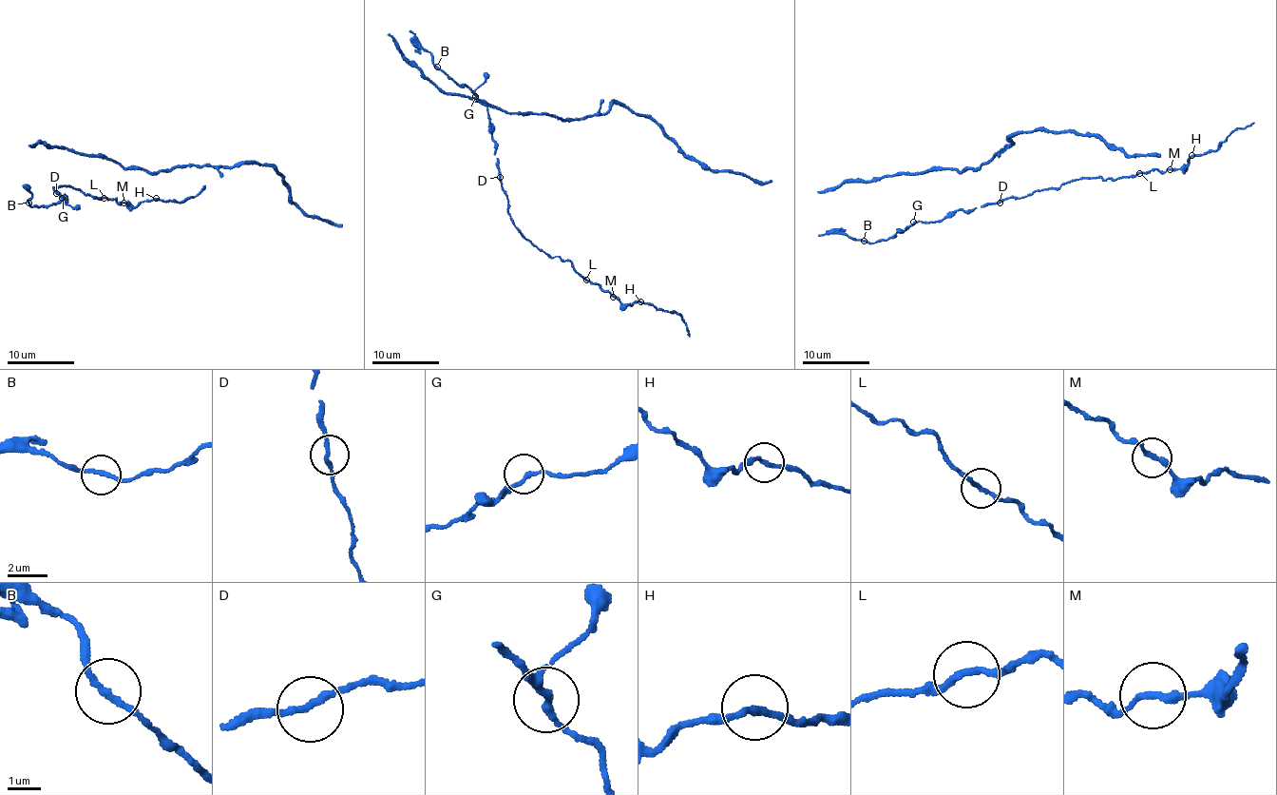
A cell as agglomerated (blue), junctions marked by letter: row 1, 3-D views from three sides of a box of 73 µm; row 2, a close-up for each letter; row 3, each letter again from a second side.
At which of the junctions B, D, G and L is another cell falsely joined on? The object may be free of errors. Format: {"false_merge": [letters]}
{"false_merge": []}

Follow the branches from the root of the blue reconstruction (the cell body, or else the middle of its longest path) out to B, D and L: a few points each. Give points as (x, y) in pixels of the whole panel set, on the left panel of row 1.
B: (28, 184), (32, 197), (28, 198), (28, 203)
D: (28, 184), (31, 206), (57, 204), (62, 199), (66, 203), (63, 203), (65, 194), (56, 193)
L: (28, 184), (35, 206), (66, 203), (52, 189), (58, 186), (104, 197)

